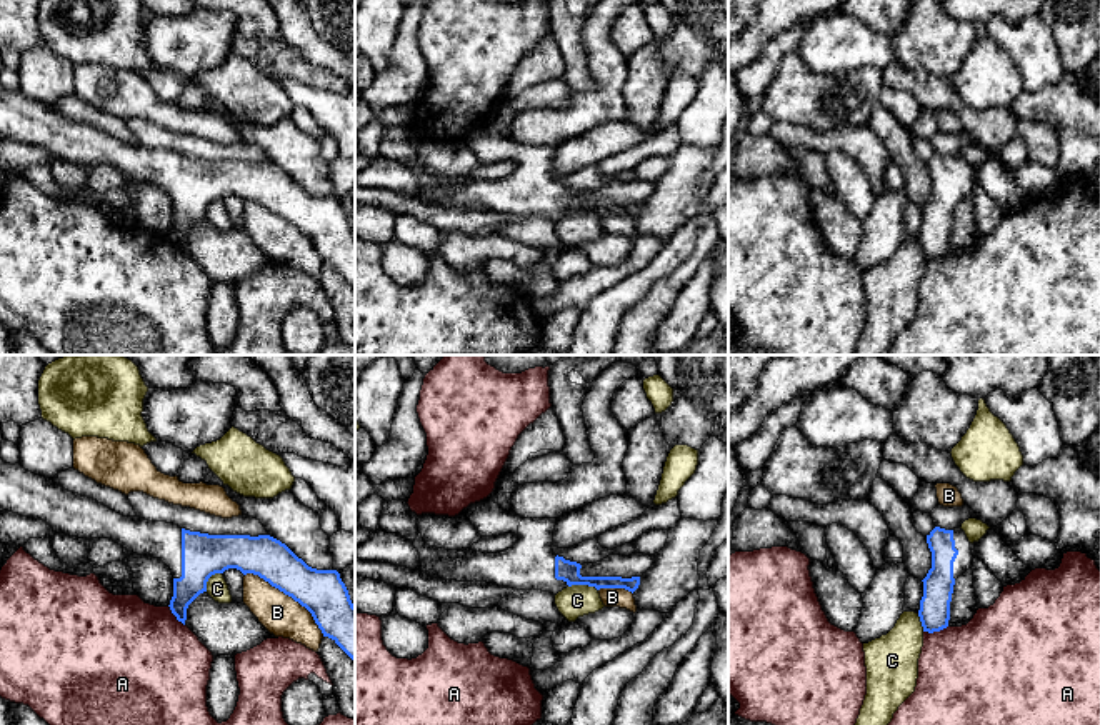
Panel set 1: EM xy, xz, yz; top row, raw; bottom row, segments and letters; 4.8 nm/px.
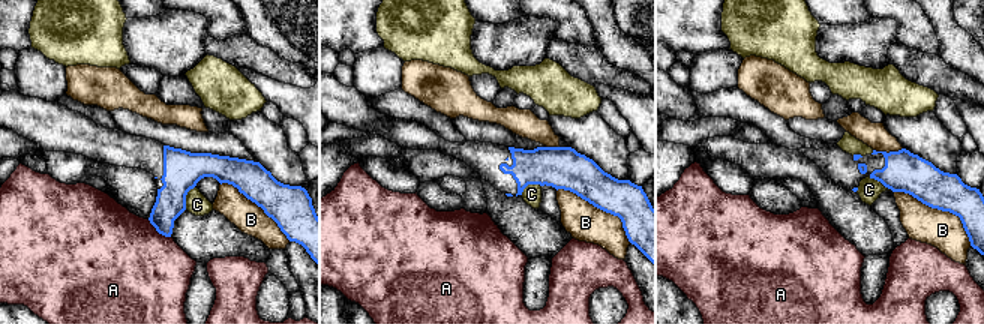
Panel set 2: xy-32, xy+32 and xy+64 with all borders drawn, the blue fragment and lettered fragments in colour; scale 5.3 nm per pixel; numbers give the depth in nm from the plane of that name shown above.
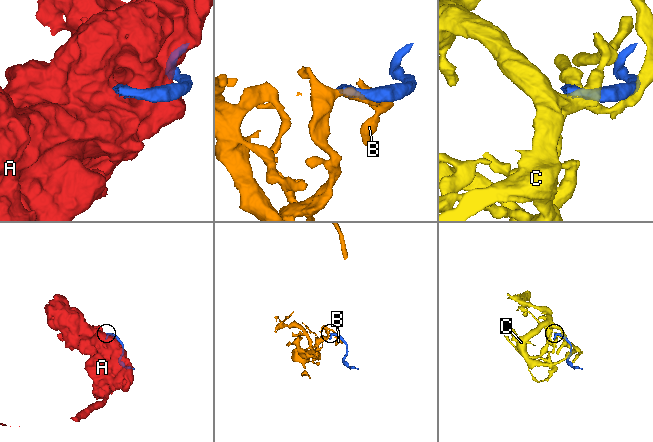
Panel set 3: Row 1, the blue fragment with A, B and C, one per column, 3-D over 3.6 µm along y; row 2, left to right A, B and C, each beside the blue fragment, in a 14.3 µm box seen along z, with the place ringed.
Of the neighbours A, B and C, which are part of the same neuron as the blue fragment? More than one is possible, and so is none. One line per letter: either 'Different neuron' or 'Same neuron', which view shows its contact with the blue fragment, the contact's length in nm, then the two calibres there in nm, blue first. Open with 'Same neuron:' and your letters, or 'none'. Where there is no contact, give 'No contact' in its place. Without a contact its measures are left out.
Same neuron: none
A: Different neuron. Touches blue in yz. Shared border 130 nm. Thickness 150 nm (blue) against 460 nm
B: Different neuron. Touches blue in xy. Shared border 480 nm. Thickness 220 nm (blue) against 190 nm
C: Different neuron. Touches blue in xz. Shared border 150 nm. Thickness 100 nm (blue) against 160 nm

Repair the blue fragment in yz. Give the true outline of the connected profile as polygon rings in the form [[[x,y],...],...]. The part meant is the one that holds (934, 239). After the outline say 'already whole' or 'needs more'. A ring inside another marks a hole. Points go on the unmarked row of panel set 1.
[[[935,153],[927,162],[927,170],[932,178],[932,195],[922,207],[918,243],[923,258],[933,260],[948,253],[955,207],[970,195],[973,182],[962,155]]]; needs more

